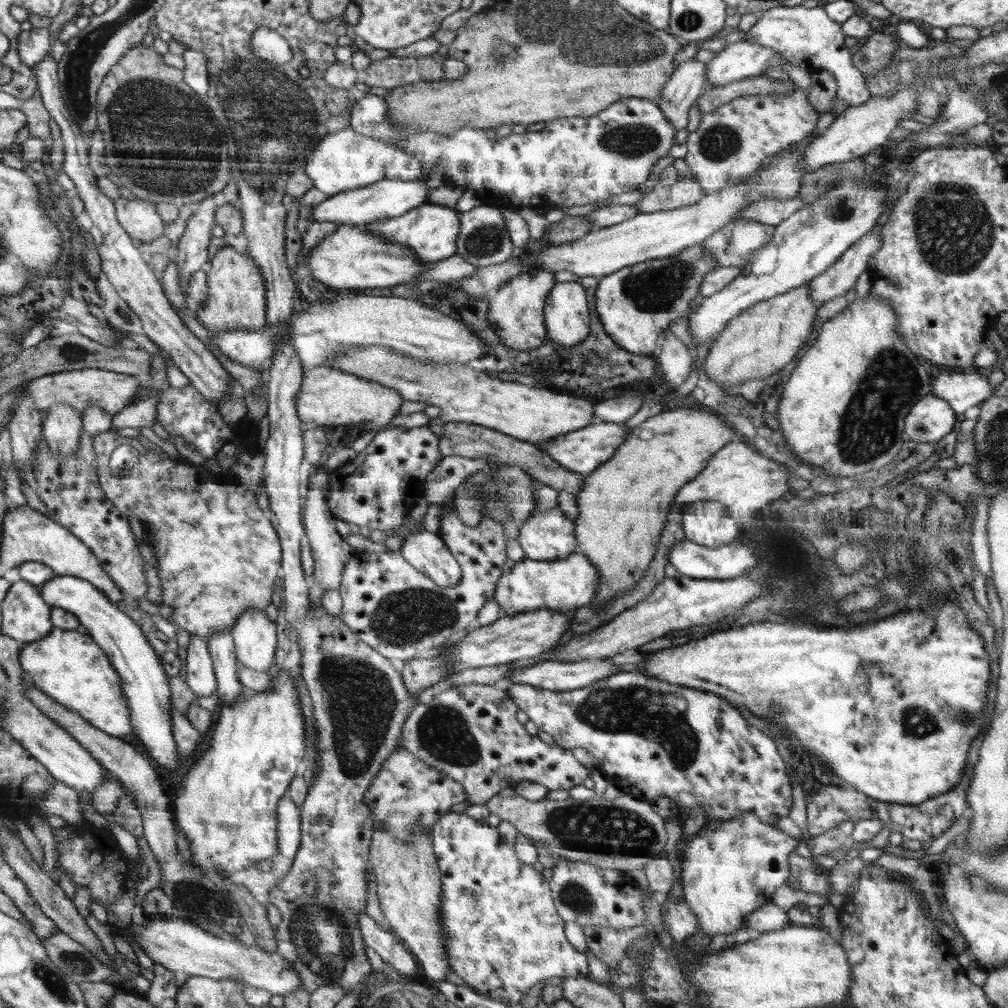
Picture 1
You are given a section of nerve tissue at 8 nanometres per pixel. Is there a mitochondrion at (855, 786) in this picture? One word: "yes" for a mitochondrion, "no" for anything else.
no

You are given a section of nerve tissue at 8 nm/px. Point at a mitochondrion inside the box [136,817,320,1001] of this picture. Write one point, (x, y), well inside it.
(202, 902)

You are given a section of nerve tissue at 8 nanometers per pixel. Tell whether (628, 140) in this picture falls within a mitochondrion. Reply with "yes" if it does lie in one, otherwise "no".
yes

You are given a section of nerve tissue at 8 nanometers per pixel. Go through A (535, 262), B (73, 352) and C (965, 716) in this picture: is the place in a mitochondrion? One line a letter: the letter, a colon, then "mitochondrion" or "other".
A: other
B: mitochondrion
C: mitochondrion

